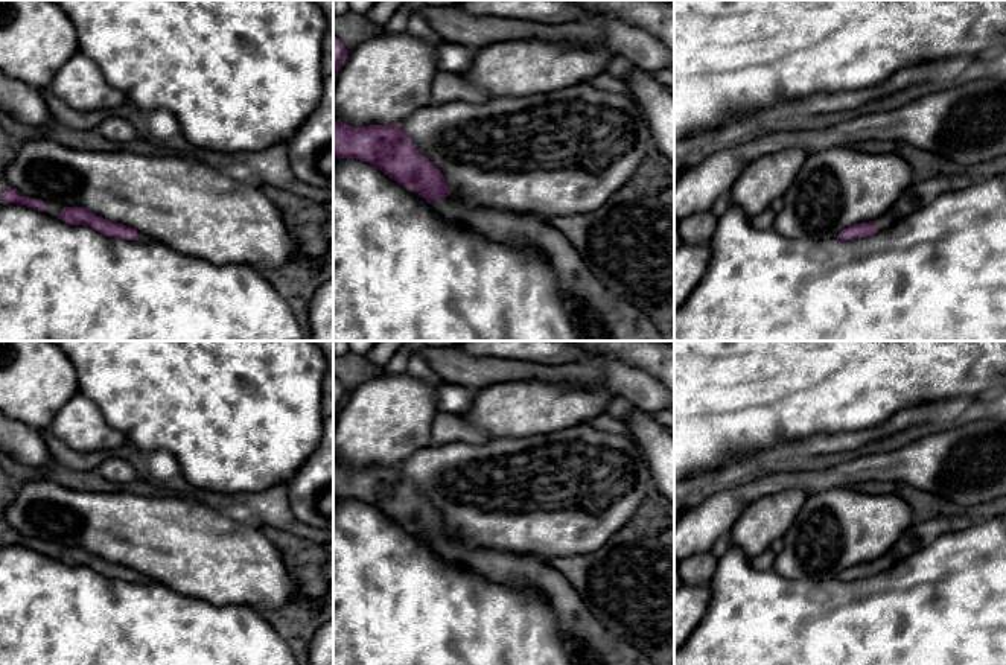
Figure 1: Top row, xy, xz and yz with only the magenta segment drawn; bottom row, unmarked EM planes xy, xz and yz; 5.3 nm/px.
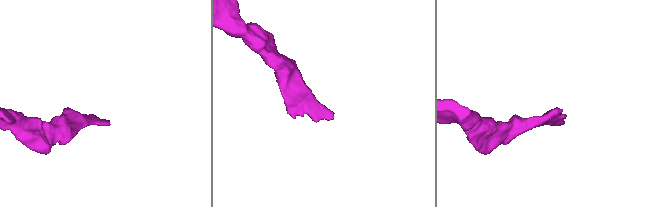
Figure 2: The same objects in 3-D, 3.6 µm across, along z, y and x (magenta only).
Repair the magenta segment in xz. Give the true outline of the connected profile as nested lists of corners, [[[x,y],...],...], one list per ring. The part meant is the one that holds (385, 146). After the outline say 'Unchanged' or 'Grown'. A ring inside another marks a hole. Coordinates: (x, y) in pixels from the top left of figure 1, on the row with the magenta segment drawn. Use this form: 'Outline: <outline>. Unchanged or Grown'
Outline: [[[333,116],[333,157],[365,161],[411,192],[423,196],[443,219],[473,230],[502,245],[533,248],[556,272],[562,301],[577,330],[578,341],[665,341],[650,317],[627,298],[609,289],[587,268],[569,239],[549,219],[539,215],[513,213],[492,207],[469,205],[450,196],[443,173],[425,158],[403,134],[402,123],[352,128]]]. Grown

